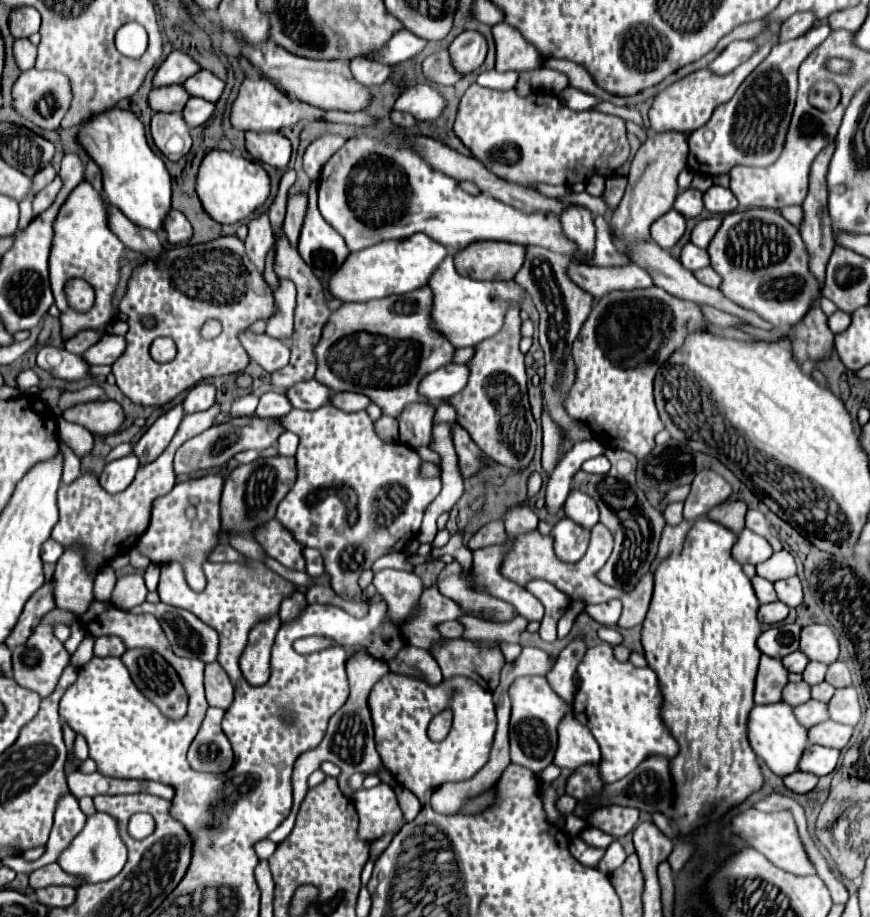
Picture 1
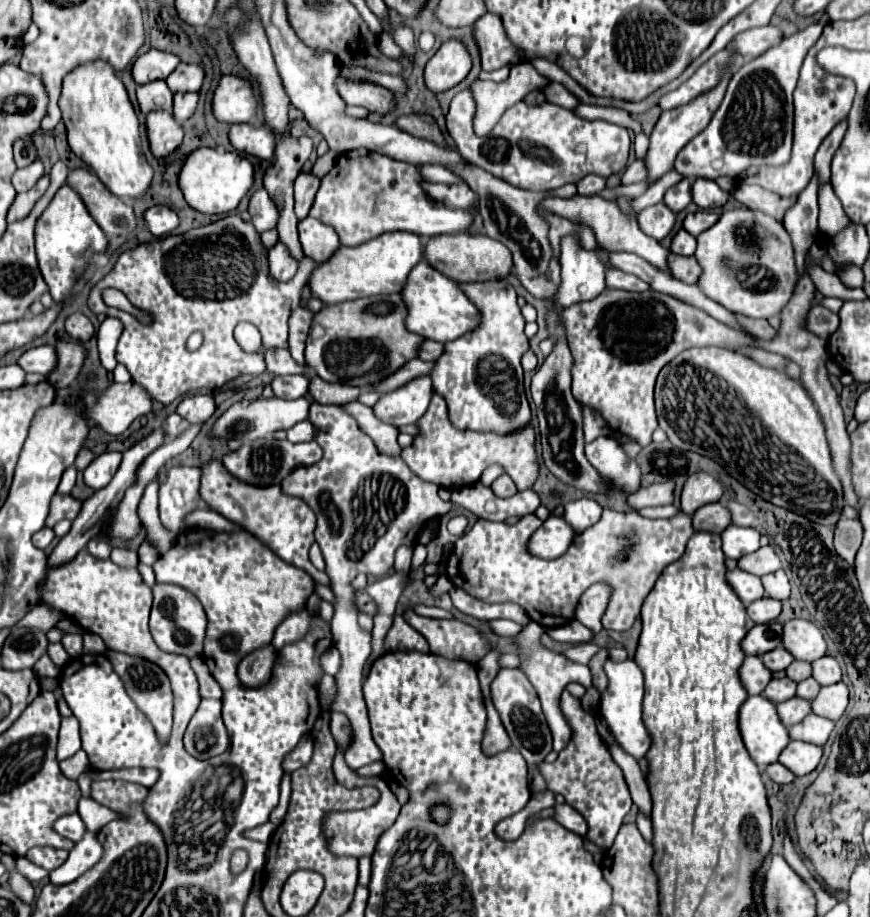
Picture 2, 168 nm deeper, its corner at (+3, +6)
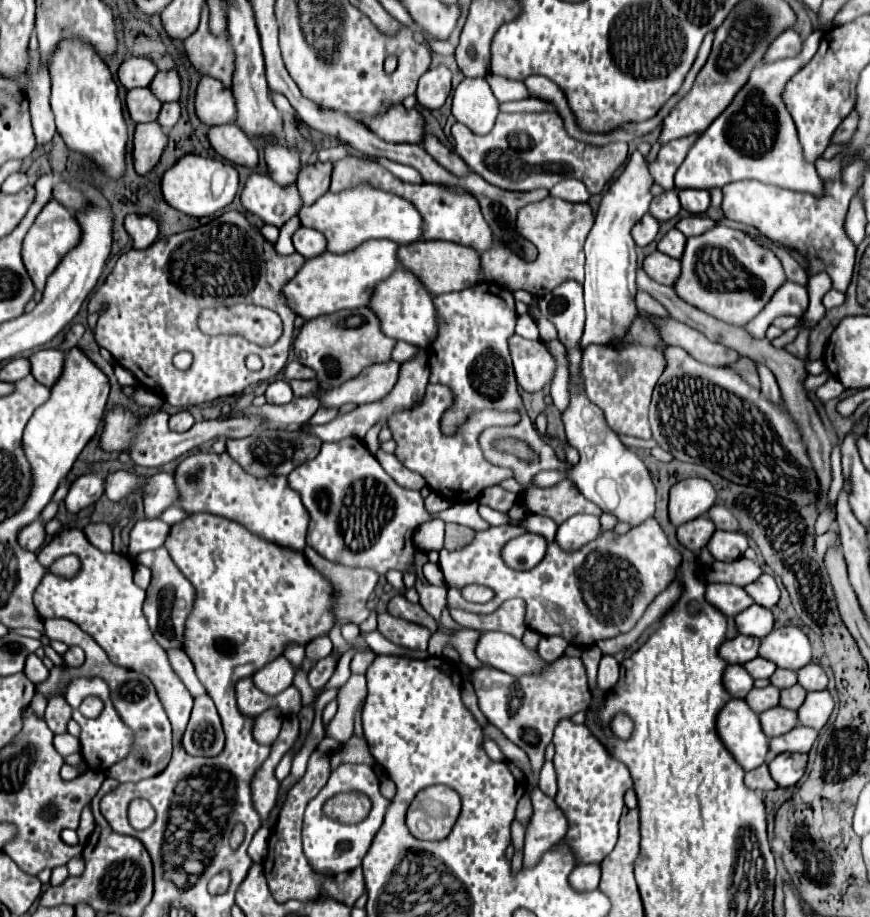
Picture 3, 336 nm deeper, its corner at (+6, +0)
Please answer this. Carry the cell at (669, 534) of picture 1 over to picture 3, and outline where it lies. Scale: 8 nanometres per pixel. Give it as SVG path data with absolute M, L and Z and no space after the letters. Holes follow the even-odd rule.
M649 518L641 526L635 526L621 536L615 532L615 528L605 530L595 540L591 540L591 544L585 544L575 552L565 552L557 546L557 542L553 542L541 564L519 572L501 560L501 548L513 536L521 536L526 532L521 526L487 528L477 532L473 542L461 550L441 550L439 566L449 586L449 608L491 614L505 600L523 598L527 604L527 628L537 630L543 636L561 634L569 644L575 646L589 646L591 642L629 632L643 616L651 600L675 580L677 568L681 564L681 552L669 544L655 518ZM469 584L493 588L495 598L489 604L467 602L461 594L461 588Z

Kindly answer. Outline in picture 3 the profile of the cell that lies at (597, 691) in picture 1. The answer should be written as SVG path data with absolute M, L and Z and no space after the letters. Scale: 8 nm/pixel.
M623 712L615 714L611 720L611 730L619 740L629 740L633 734L633 722L631 718L627 718Z

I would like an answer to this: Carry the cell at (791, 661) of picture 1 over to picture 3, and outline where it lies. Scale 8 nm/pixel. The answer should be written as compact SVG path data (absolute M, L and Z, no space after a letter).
M755 658L755 660L751 660L751 662L745 664L745 670L751 672L753 678L771 678L773 672L777 670L777 666L775 666L771 660Z

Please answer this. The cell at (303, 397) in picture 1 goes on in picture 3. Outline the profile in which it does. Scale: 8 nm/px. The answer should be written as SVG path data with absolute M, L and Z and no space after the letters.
M275 380L269 384L267 392L265 392L265 398L269 404L287 404L293 400L293 392L291 392L291 386L289 382L285 380Z

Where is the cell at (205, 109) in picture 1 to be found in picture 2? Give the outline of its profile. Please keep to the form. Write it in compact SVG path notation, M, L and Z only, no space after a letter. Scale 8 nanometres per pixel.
M178 92L174 94L174 118L178 124L186 122L198 104L198 94L186 94L186 92Z

